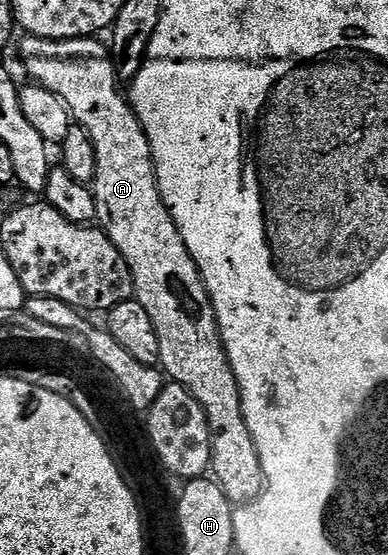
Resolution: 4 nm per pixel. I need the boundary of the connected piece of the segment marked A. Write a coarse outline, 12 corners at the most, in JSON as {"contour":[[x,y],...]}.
{"contour":[[26,37],[96,149],[97,222],[206,410],[231,504],[266,478],[206,280],[107,44]]}

